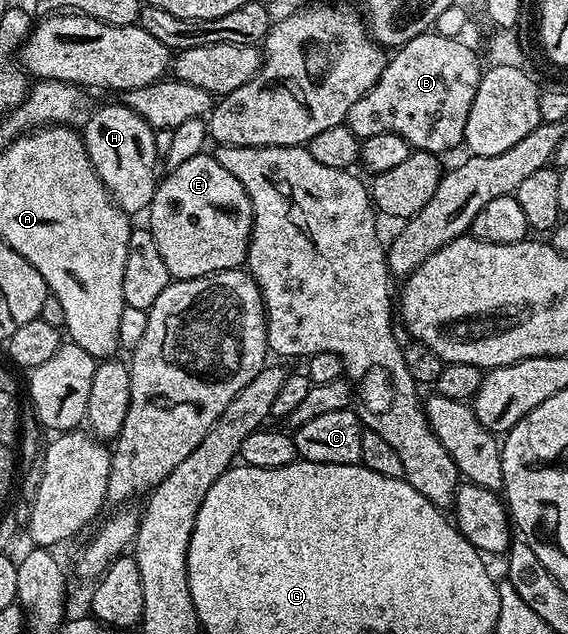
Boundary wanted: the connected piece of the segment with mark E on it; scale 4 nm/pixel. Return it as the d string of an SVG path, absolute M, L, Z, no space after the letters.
M202 152L191 156L191 160L179 164L179 168L169 170L166 178L162 177L157 184L157 191L147 211L147 229L167 264L170 279L205 278L220 270L235 270L246 265L249 257L249 236L253 232L253 209L247 196L247 188L219 164L212 153Z

